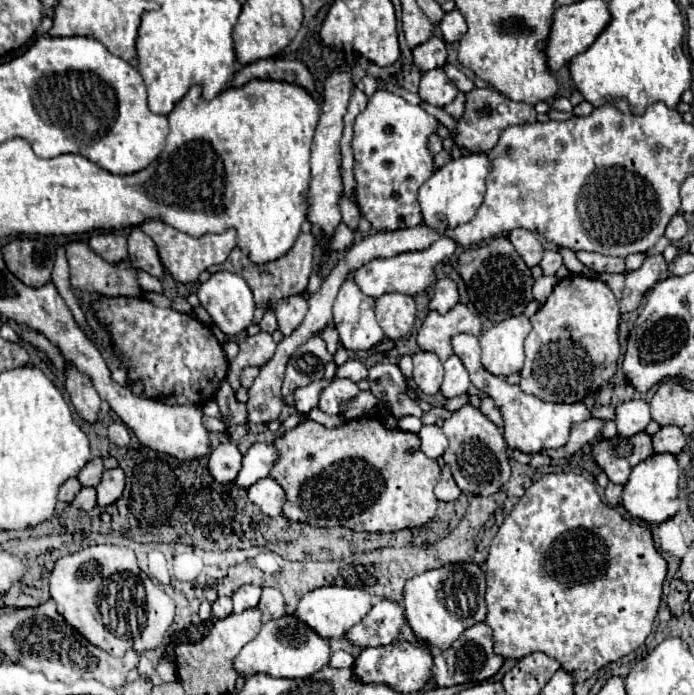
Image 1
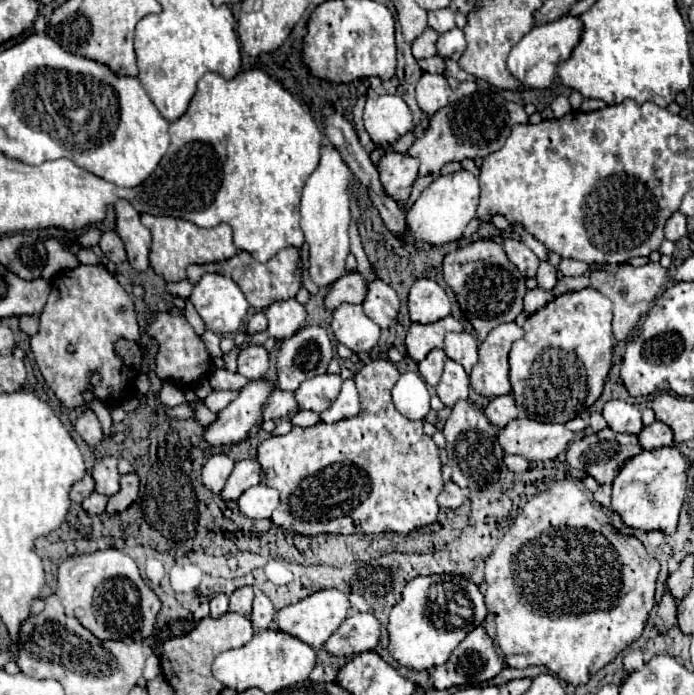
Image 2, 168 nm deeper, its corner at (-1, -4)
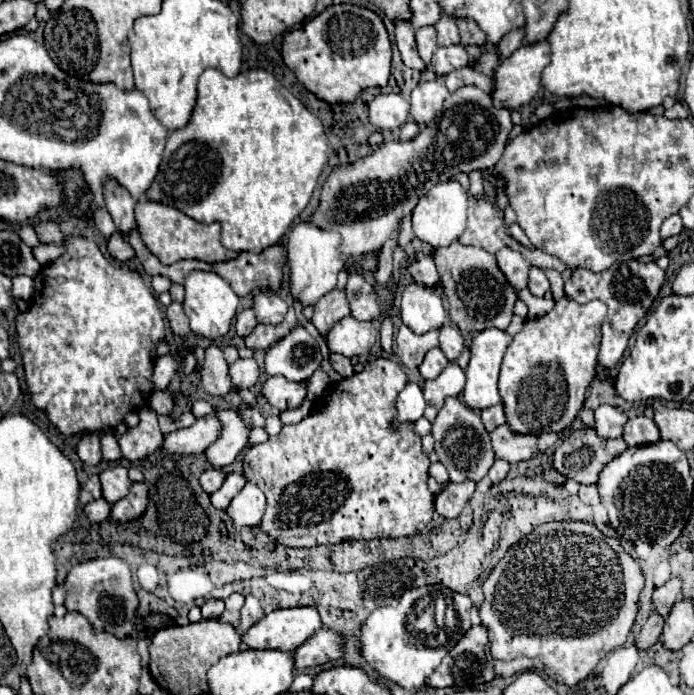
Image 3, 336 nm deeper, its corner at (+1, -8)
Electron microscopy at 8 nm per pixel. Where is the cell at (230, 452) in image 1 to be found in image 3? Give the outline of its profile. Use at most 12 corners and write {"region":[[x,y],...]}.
{"region":[[219,468],[201,474],[199,484],[207,494],[221,488],[225,474]]}

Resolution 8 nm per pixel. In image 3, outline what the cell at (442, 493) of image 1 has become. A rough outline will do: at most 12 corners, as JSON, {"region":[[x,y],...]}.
{"region":[[475,482],[449,484],[437,498],[443,518],[457,518],[475,492]]}

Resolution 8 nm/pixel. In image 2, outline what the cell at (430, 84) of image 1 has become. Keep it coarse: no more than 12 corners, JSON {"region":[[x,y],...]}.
{"region":[[423,74],[417,104],[435,114],[449,104],[451,88],[441,74]]}

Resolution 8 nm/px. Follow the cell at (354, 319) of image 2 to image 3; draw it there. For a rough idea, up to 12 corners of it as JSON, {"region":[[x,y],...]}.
{"region":[[353,316],[327,334],[331,352],[347,358],[371,350],[377,330]]}

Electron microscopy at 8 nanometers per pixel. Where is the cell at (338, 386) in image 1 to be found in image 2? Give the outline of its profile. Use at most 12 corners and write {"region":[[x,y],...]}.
{"region":[[323,374],[295,392],[299,408],[321,414],[339,396],[343,378]]}

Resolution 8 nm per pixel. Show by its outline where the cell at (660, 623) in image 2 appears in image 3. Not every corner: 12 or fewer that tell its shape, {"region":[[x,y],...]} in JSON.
{"region":[[657,612],[647,618],[635,646],[651,648],[661,638],[663,618]]}

